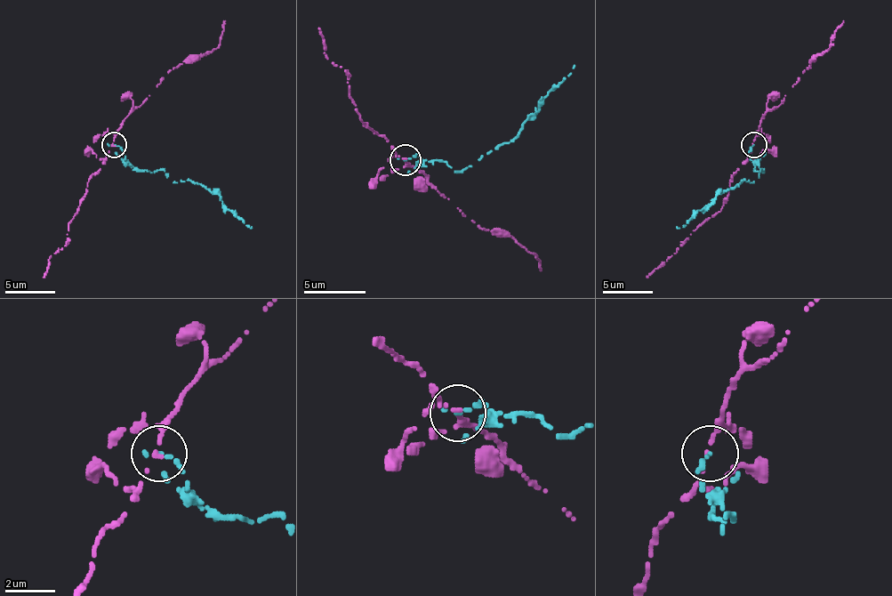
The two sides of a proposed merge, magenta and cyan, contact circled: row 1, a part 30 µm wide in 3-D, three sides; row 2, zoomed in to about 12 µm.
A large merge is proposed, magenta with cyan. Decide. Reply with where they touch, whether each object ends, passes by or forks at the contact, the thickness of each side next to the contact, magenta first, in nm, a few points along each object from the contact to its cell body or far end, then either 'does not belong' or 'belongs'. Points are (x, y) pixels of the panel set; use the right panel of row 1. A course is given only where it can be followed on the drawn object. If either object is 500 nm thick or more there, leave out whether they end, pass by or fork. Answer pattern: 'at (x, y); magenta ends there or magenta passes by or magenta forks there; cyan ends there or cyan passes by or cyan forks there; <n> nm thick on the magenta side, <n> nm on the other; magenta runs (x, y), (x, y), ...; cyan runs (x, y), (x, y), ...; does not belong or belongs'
at (753, 145); magenta passes by; cyan ends there; 130 nm thick on the magenta side, 190 nm on the other; magenta runs (753, 145), (756, 135), (760, 132), (768, 148), (760, 157), (745, 160), (730, 183), (723, 205), (647, 277); cyan runs (753, 145), (748, 150), (753, 171), (763, 171), (753, 183), (738, 183), (720, 190), (685, 226), (678, 226); does not belong

